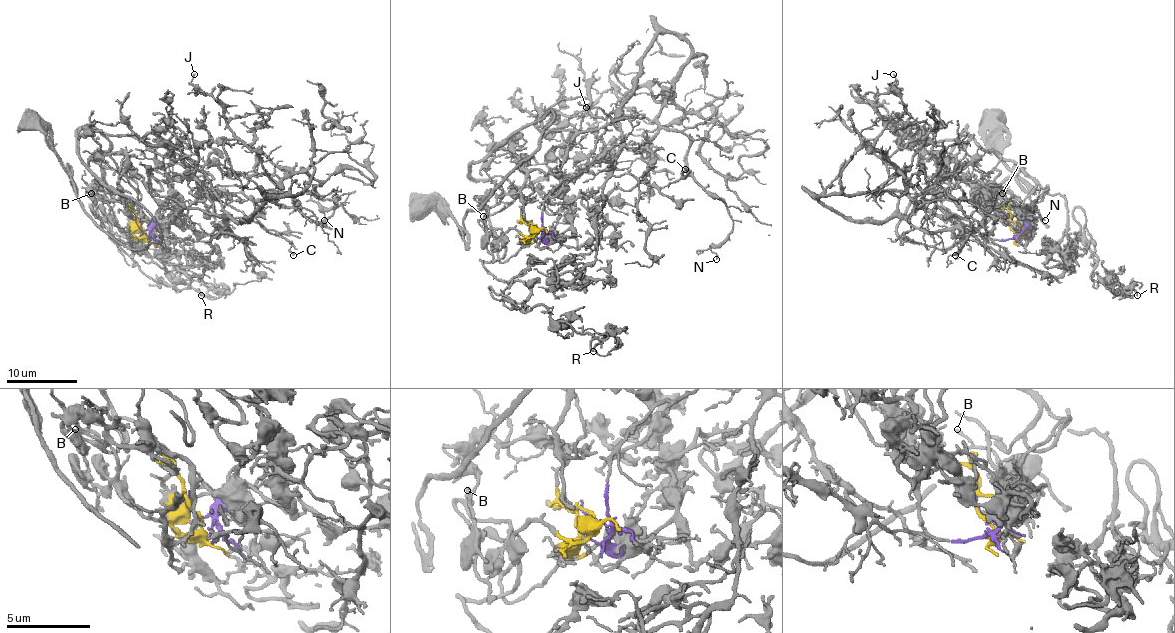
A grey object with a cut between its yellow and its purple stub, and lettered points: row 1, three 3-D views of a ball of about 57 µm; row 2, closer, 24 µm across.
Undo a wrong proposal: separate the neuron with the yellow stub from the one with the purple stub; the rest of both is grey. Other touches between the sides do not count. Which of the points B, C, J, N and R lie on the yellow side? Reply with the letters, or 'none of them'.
B, R

